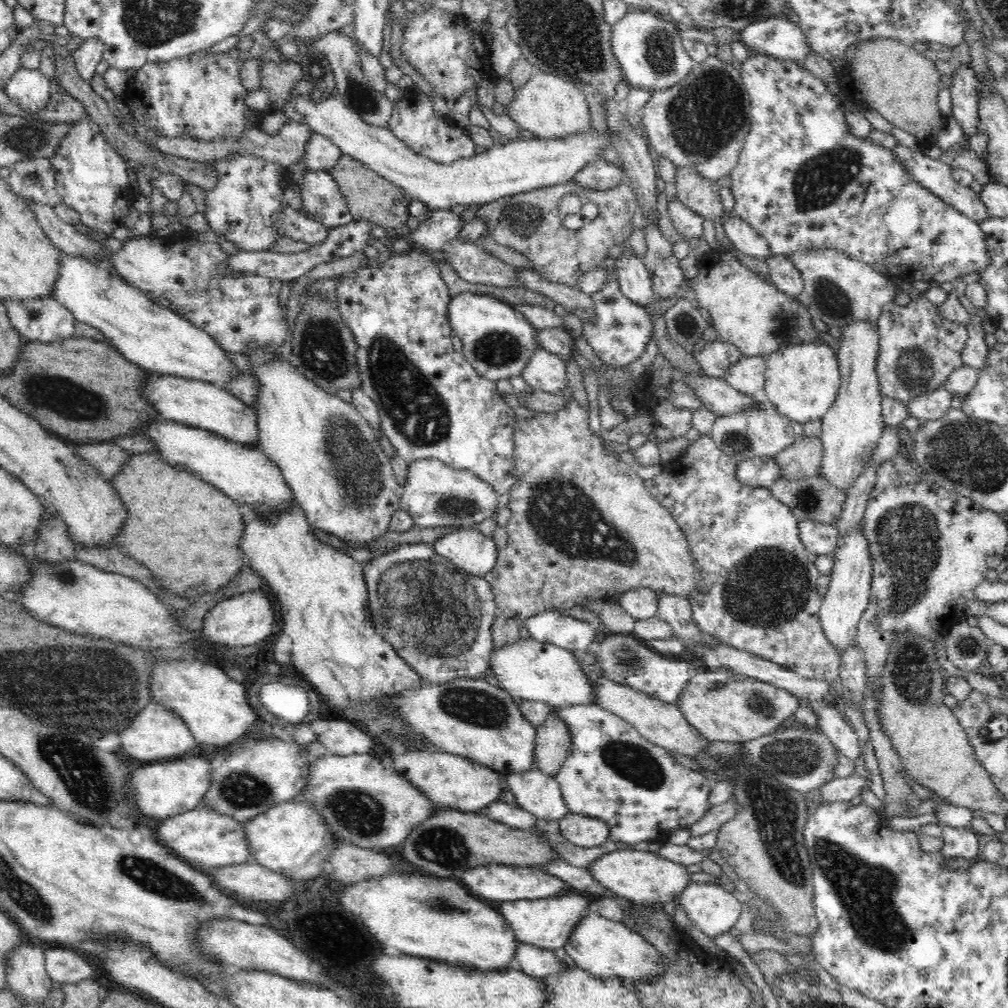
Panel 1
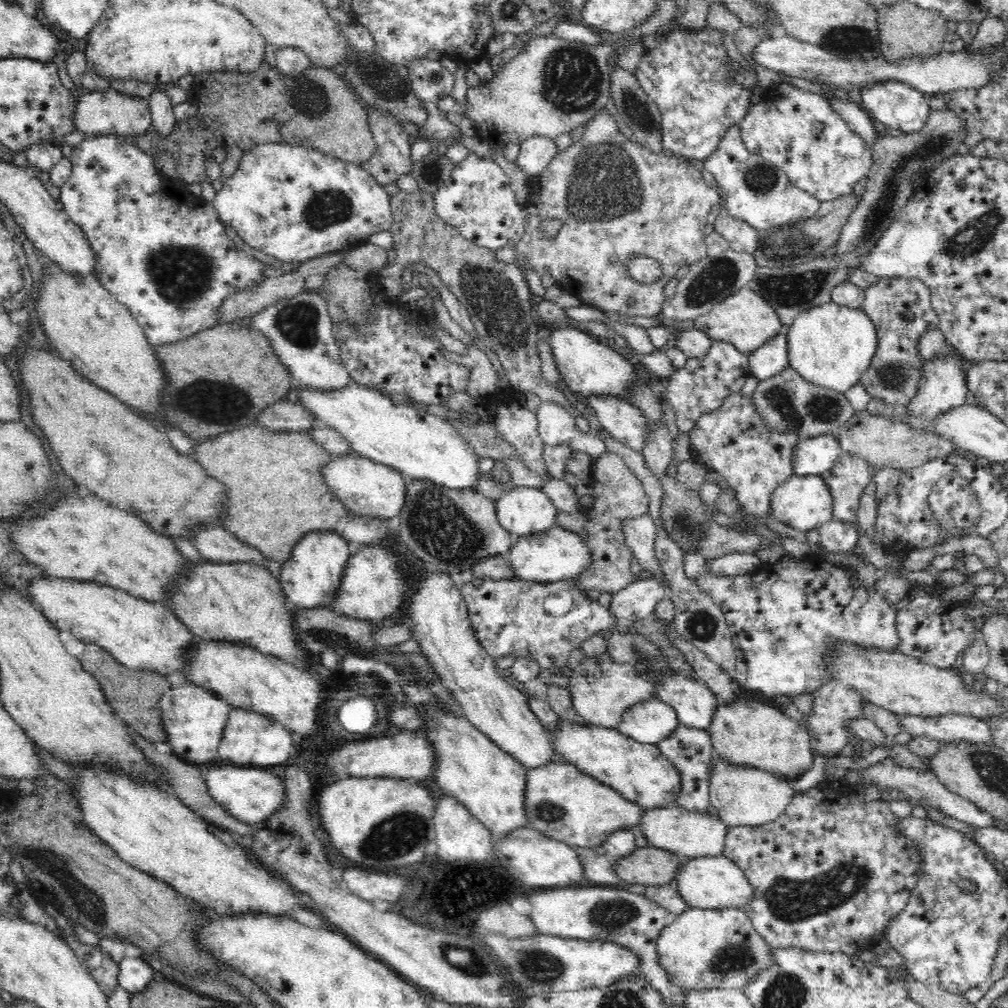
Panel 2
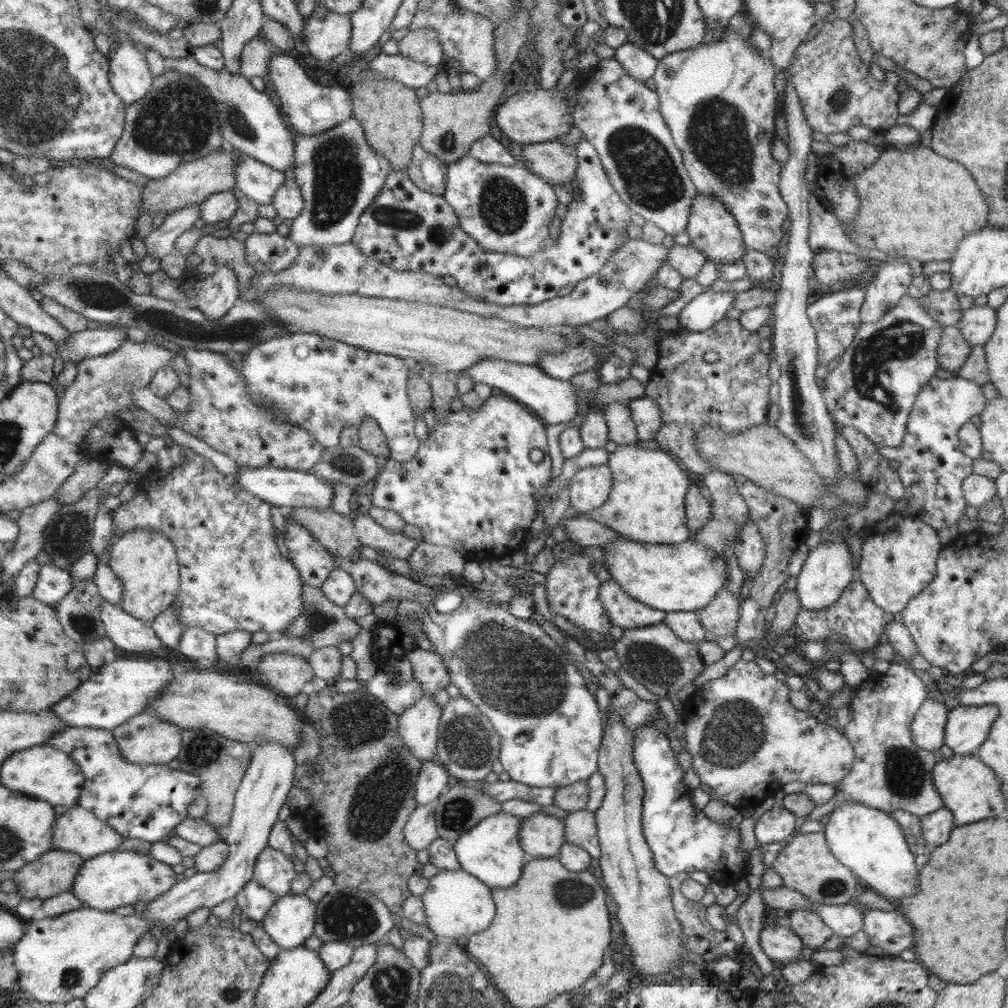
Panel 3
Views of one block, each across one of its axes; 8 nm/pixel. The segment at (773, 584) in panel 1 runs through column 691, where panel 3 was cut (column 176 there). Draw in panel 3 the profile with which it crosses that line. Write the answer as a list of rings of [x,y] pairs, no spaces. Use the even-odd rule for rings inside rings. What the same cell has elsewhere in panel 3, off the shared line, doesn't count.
[[[161,436],[158,438],[151,437],[150,441],[146,443],[148,452],[152,452],[158,457],[157,464],[151,470],[144,474],[137,482],[137,493],[129,501],[122,502],[116,508],[110,510],[112,513],[112,530],[116,531],[116,535],[120,536],[126,531],[132,529],[154,529],[166,534],[166,538],[170,539],[176,547],[176,555],[178,555],[178,565],[180,565],[180,587],[179,594],[176,596],[175,604],[179,607],[179,620],[183,622],[185,628],[189,626],[198,626],[204,631],[214,633],[214,635],[221,635],[230,631],[246,631],[246,632],[267,632],[269,635],[275,636],[285,632],[297,617],[303,614],[303,582],[300,577],[298,569],[293,565],[293,562],[282,556],[278,546],[276,545],[276,529],[272,524],[271,504],[265,500],[260,500],[257,496],[244,489],[236,476],[228,476],[218,472],[218,469],[210,462],[190,450],[184,448],[177,440],[168,438],[168,436]]]

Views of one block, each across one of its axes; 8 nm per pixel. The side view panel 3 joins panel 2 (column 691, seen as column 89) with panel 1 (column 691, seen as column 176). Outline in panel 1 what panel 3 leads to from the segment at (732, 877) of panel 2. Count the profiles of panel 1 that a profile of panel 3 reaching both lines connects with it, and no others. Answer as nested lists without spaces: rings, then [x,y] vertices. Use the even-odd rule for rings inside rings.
[[[652,845],[646,851],[624,849],[604,853],[600,858],[596,858],[587,869],[597,882],[606,890],[614,893],[617,898],[638,905],[669,907],[674,900],[679,900],[681,892],[692,883],[690,876],[694,868],[686,868],[682,864],[658,856]]]

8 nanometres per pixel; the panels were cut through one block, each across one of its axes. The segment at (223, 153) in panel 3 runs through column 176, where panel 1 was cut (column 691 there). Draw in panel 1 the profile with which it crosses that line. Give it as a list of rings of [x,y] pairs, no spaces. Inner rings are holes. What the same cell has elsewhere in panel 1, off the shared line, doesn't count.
[[[692,168],[678,169],[676,177],[677,199],[705,219],[715,220],[724,212],[720,188],[714,181],[703,178]]]

